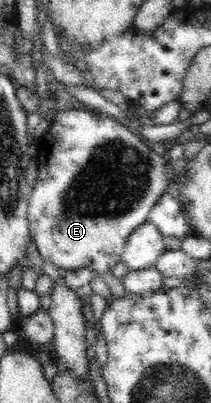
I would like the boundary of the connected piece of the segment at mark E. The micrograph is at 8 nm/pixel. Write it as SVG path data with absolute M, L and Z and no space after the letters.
M81 109L61 110L55 113L52 124L49 126L49 131L36 140L36 150L35 158L39 177L28 197L28 220L30 238L35 242L40 257L43 261L53 263L55 267L63 270L64 273L69 270L91 268L97 274L105 277L116 263L122 261L122 253L127 238L142 223L148 220L149 212L163 195L164 189L168 185L167 171L165 171L168 168L167 161L151 150L150 145L129 124L123 123L114 117L109 117L108 114L103 112L84 111Z

